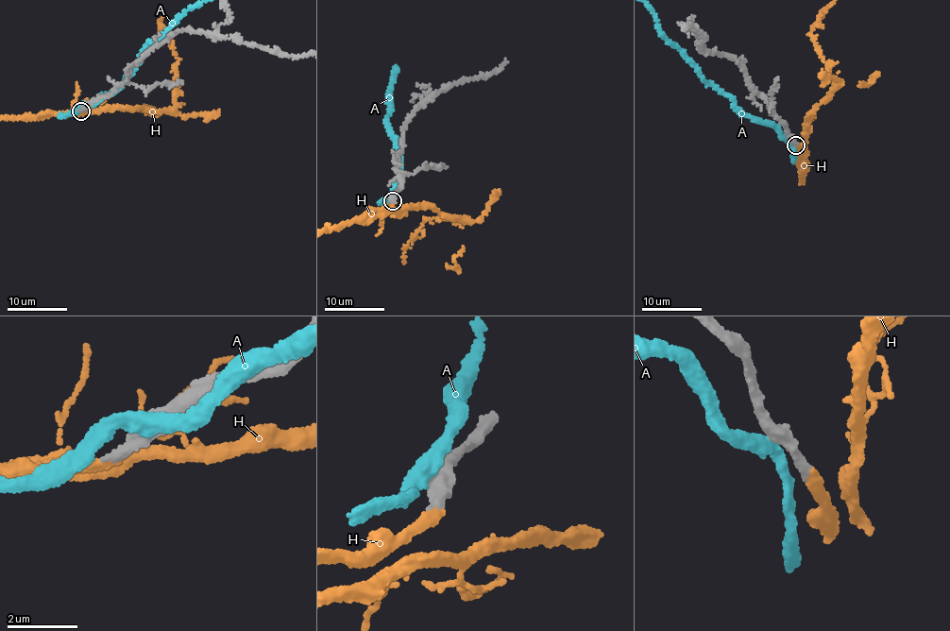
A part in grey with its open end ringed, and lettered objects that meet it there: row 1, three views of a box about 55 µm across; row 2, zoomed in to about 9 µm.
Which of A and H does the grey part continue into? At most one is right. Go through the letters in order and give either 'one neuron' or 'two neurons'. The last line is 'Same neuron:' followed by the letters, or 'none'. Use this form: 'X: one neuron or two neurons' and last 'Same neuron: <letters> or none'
A: two neurons
H: one neuron
Same neuron: H

